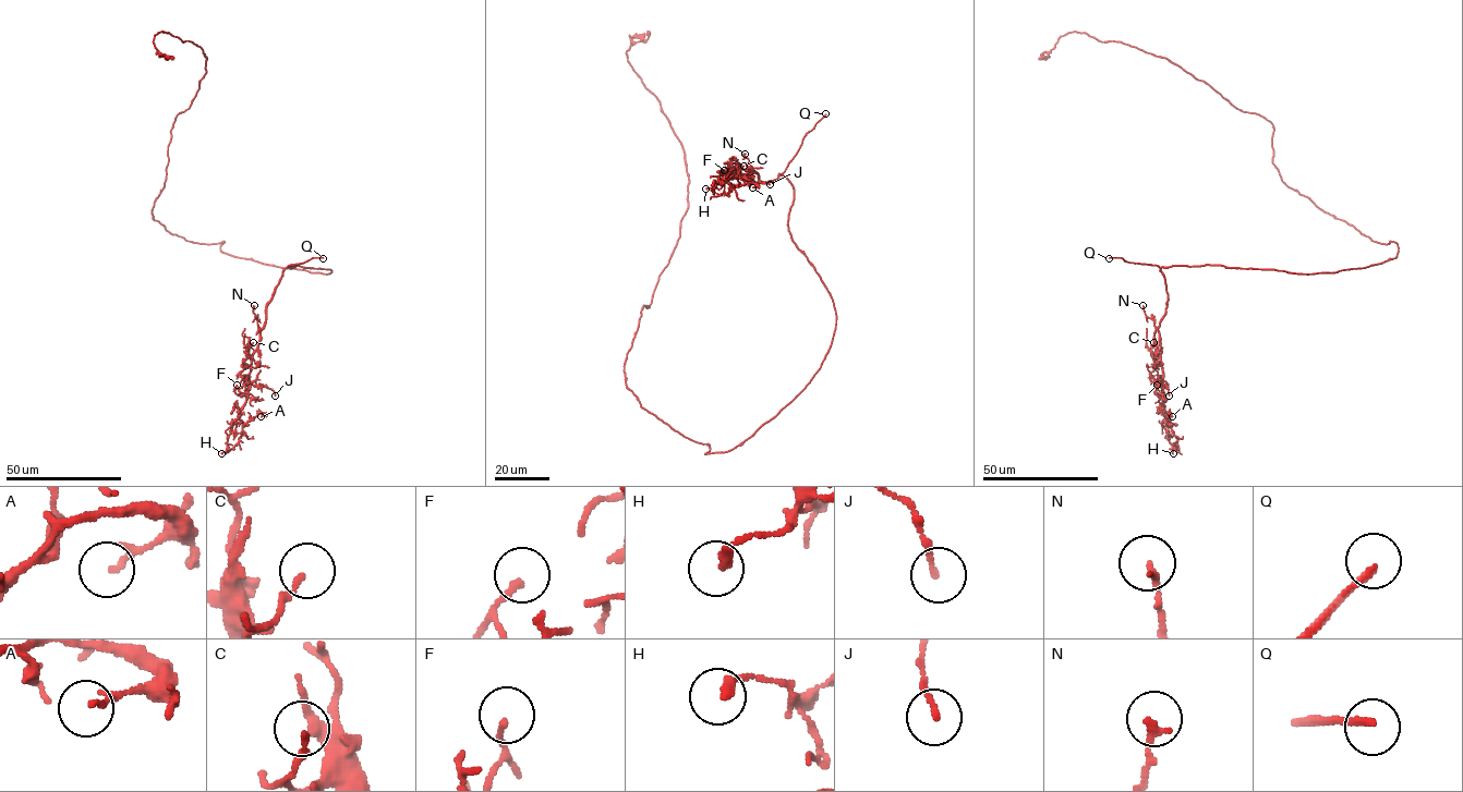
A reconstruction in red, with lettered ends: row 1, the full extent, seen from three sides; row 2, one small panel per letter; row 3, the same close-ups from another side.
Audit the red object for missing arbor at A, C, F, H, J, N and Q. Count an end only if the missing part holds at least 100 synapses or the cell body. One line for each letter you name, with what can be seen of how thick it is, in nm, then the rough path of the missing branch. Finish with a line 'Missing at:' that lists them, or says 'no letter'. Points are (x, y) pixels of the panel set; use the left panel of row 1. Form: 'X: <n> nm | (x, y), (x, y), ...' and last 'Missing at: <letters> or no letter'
Q: 180 nm | (323, 258), (335, 256), (338, 262), (336, 266), (293, 241)
Missing at: Q

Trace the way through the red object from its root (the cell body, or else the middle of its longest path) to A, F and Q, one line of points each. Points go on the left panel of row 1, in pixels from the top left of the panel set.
A: (224, 242), (220, 250), (240, 258), (331, 270), (283, 269), (239, 418), (261, 416)
F: (224, 242), (220, 250), (240, 258), (331, 270), (283, 269), (249, 389), (238, 396), (237, 385)
Q: (224, 242), (220, 250), (232, 256), (329, 273), (330, 269), (298, 265), (286, 268), (323, 258)

